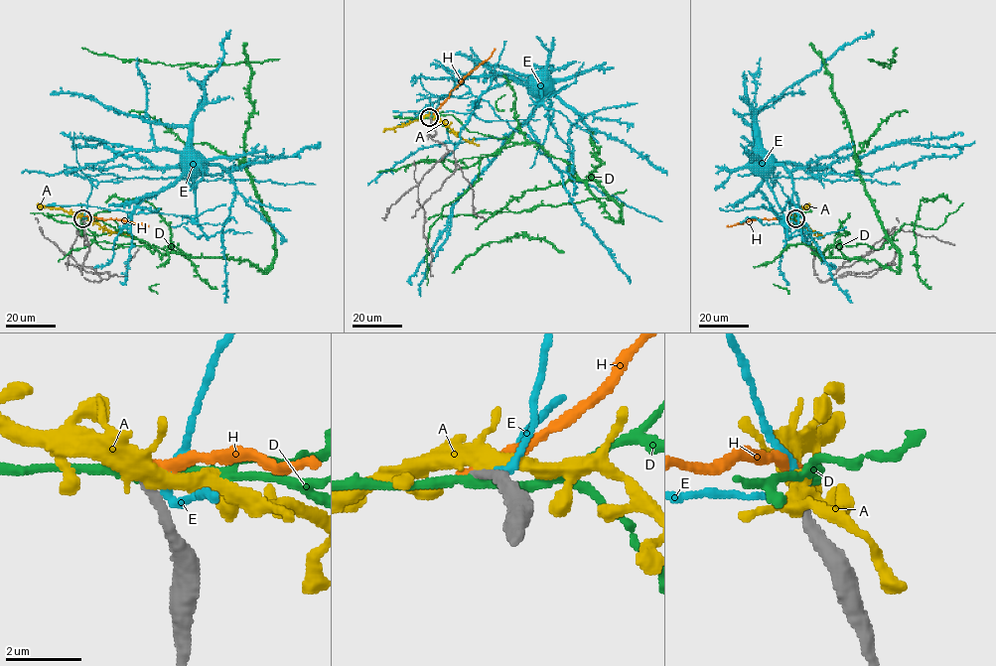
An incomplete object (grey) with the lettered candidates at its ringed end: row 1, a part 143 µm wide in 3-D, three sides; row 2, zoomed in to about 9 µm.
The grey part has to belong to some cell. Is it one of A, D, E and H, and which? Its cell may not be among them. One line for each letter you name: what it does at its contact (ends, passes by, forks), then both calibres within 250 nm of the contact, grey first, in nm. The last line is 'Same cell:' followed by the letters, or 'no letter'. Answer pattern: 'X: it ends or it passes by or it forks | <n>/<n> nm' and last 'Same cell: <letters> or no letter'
Same cell: no letter

